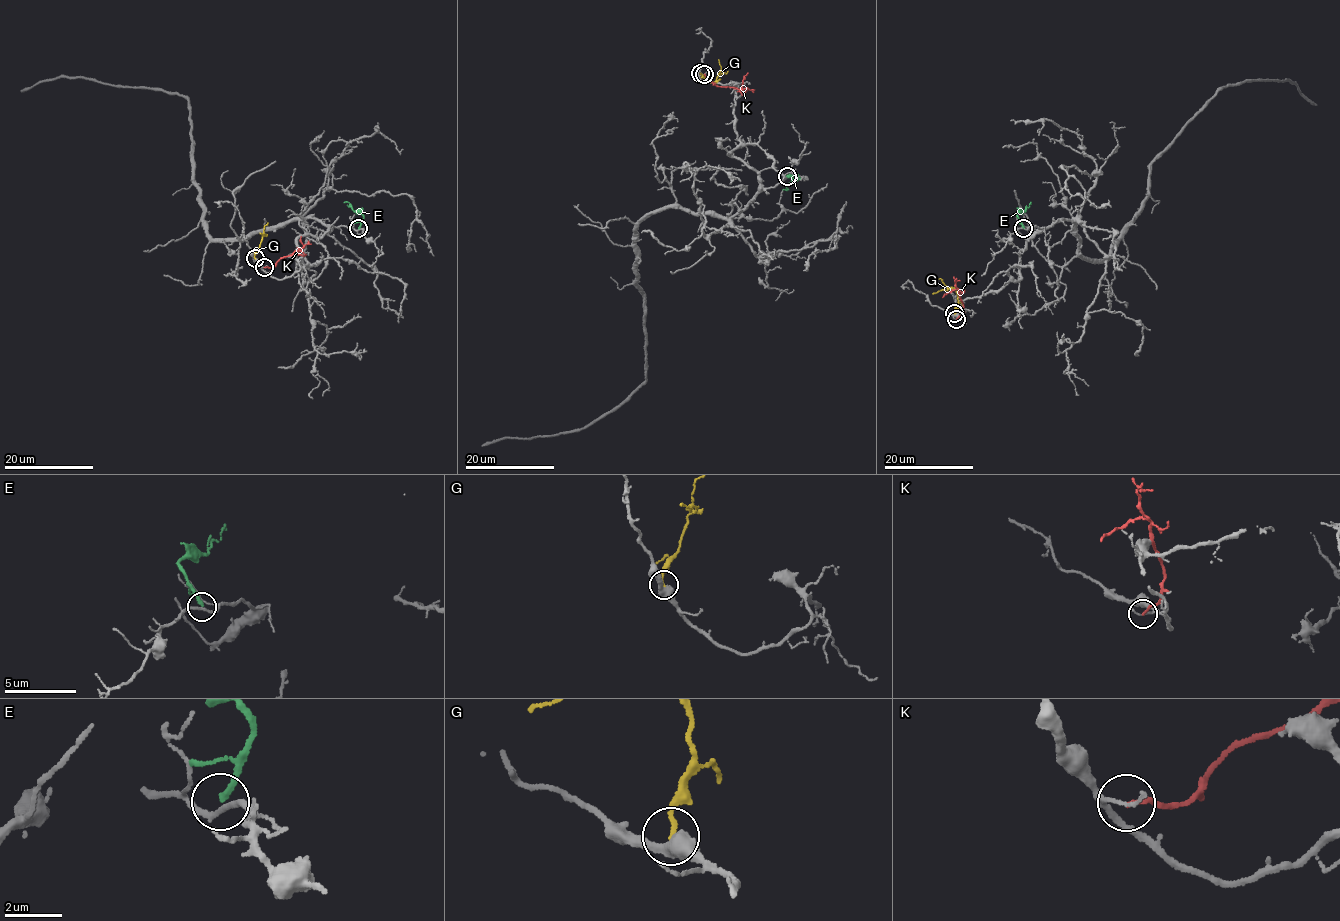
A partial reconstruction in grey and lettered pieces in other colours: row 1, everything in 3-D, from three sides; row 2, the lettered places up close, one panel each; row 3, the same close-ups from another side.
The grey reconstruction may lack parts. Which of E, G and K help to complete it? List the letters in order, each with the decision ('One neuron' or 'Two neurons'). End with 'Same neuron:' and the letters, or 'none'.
E: Two neurons
G: Two neurons
K: Two neurons
Same neuron: none

